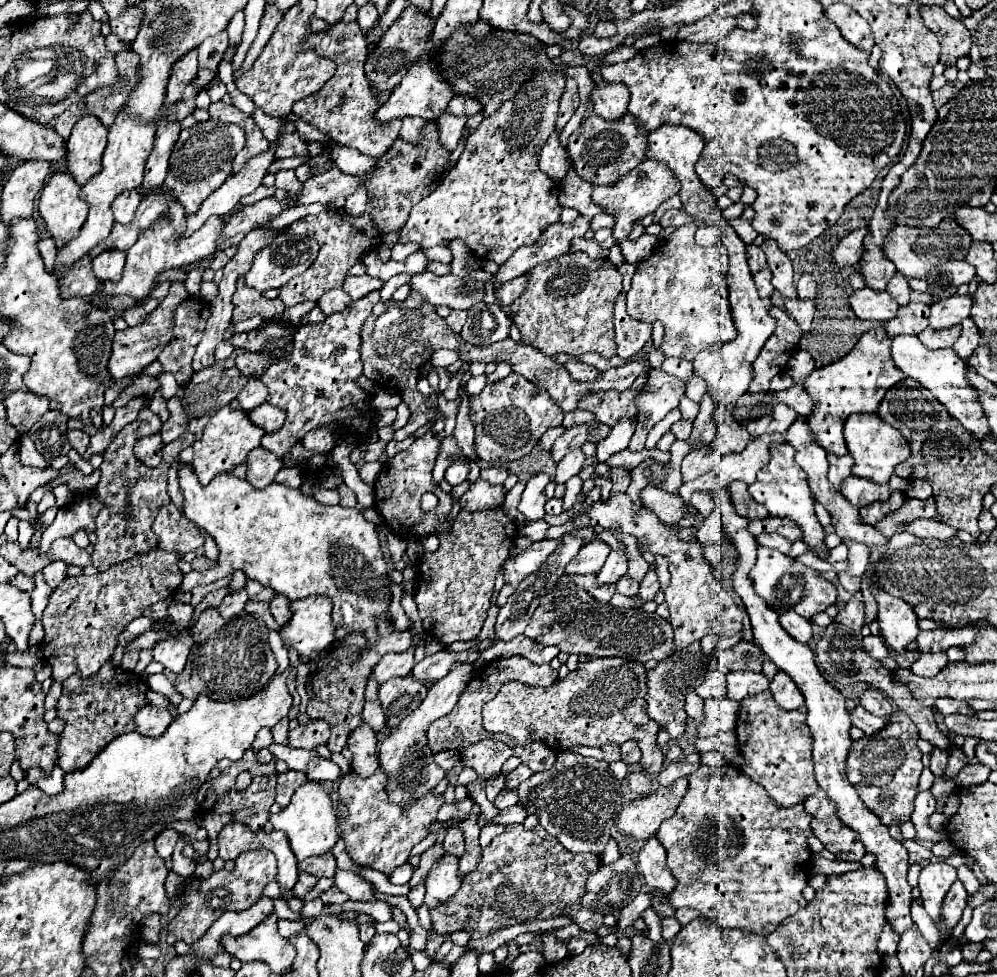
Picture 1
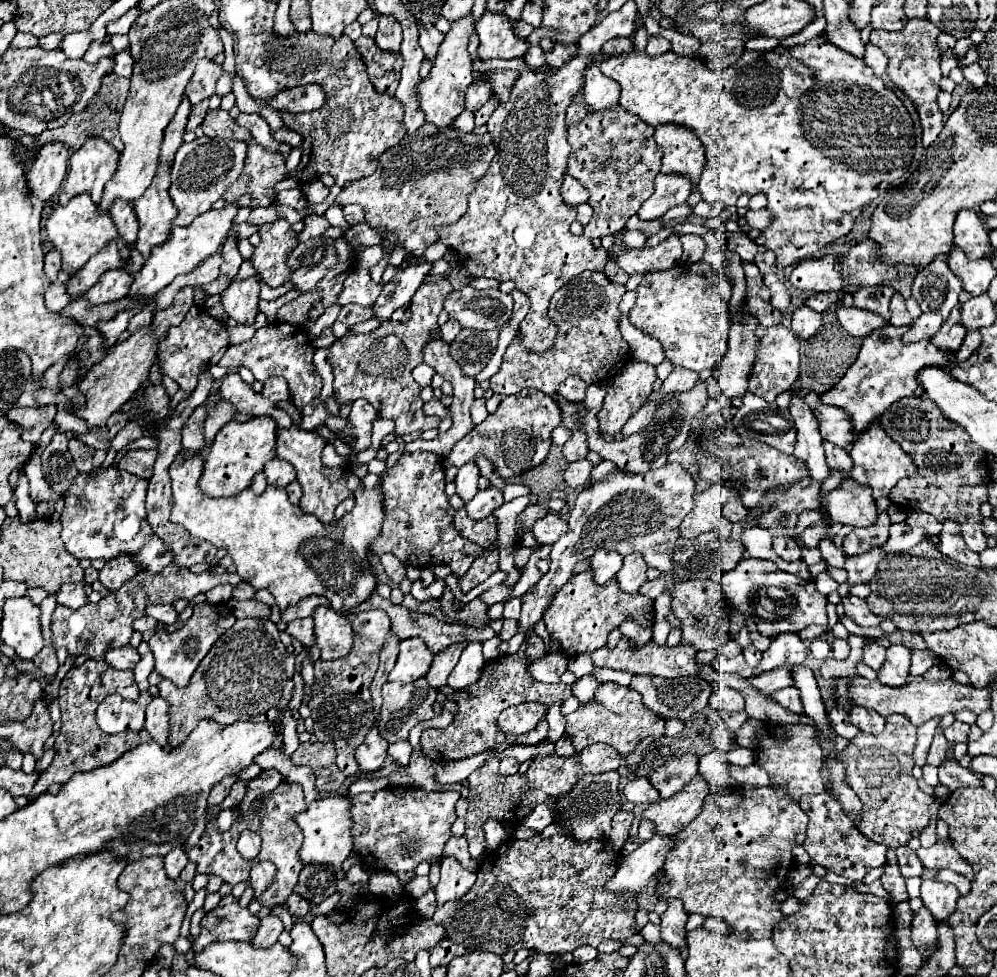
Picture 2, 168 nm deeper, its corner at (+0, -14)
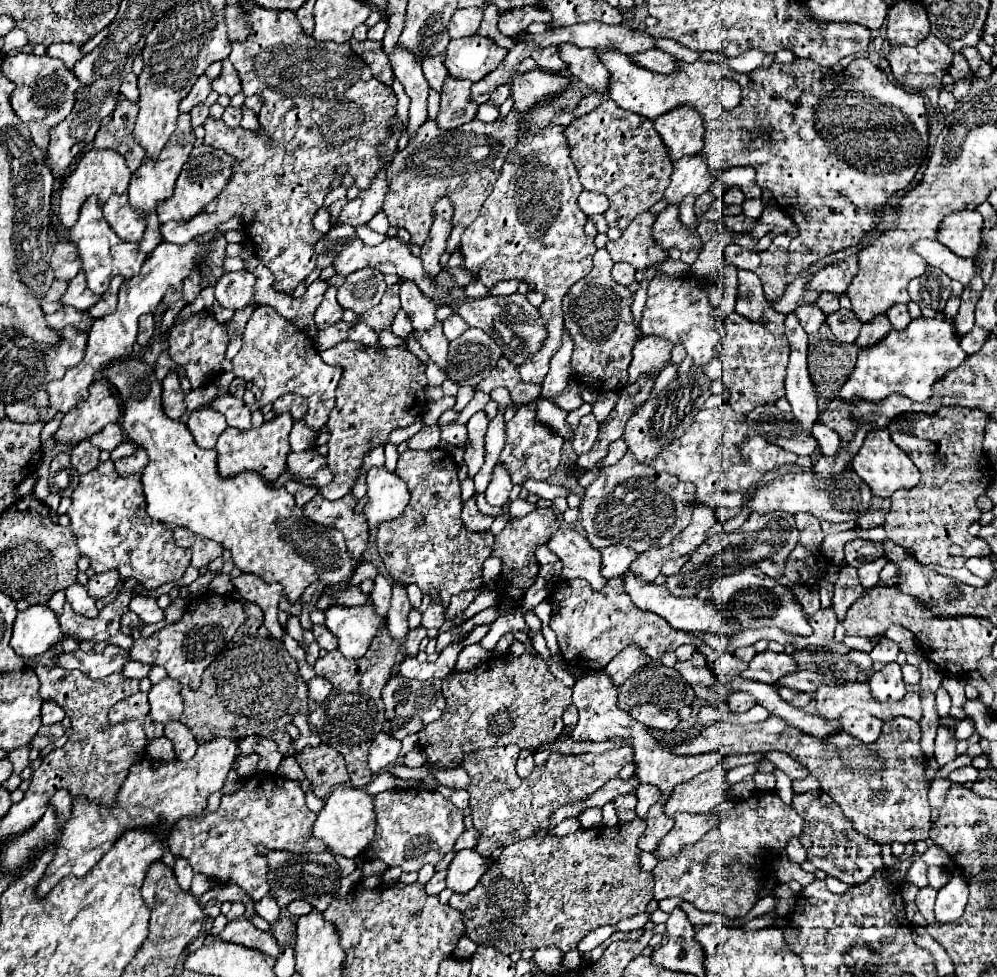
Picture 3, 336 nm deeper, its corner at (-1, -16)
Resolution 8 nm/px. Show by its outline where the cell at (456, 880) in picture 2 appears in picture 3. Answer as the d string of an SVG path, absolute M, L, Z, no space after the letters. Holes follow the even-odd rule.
M460 850L456 852L456 856L452 858L450 866L448 866L448 876L446 876L446 888L450 888L452 892L458 894L466 894L470 892L480 876L488 870L490 860L476 856L476 850Z

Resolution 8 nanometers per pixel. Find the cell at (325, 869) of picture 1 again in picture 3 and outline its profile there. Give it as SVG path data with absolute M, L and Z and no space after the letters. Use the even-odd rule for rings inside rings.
M326 850L322 854L290 854L290 852L268 852L268 882L272 886L272 892L276 896L276 902L280 908L286 908L292 900L306 900L310 902L318 912L322 912L326 906L330 906L336 890L340 888L340 870L334 856Z

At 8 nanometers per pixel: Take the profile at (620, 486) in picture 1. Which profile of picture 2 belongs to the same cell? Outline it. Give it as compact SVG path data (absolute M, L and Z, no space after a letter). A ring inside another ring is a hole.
M697 380L697 384L687 390L687 392L677 392L673 394L673 400L669 402L663 402L657 410L655 410L655 422L651 422L647 428L643 428L641 432L637 434L631 434L631 436L623 436L621 440L613 440L613 442L605 442L601 438L601 432L597 430L597 412L602 409L604 398L607 394L606 386L602 383L591 384L586 391L585 400L583 404L587 406L587 416L583 418L583 430L587 432L587 442L589 442L589 448L593 452L597 452L601 458L607 458L611 462L615 462L617 468L623 468L627 472L633 472L633 474L643 474L647 470L653 470L653 468L661 468L665 466L667 462L667 456L669 452L681 448L689 436L689 430L691 430L691 420L697 412L703 410L703 406L707 404L707 386L705 382Z

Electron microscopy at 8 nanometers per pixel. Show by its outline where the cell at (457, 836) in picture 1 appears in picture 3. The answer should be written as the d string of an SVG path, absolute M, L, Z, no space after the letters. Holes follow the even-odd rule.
M470 828L470 830L462 832L462 836L454 844L454 852L464 850L464 848L474 848L476 846L476 840L478 840L478 830L476 828Z

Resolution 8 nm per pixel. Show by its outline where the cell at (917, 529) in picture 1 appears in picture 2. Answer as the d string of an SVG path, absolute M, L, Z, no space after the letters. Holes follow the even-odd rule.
M951 520L945 522L945 530L941 532L941 544L939 544L939 550L941 554L961 562L961 564L969 564L969 566L981 566L981 560L979 560L979 554L971 552L967 546L965 546L965 540L961 538L961 530L959 526L951 526Z

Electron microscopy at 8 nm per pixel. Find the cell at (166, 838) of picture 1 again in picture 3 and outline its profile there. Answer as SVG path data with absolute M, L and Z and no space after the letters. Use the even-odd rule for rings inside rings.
M176 858L174 874L176 874L176 878L178 878L180 888L182 888L182 890L188 890L188 888L190 888L190 882L192 882L192 876L194 876L190 864L188 864L186 860L182 860L182 858Z

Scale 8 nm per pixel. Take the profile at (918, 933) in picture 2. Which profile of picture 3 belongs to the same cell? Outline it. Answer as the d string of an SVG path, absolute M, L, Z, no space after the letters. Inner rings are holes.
M932 886L922 888L916 896L916 906L928 924L934 922L934 898L936 898L936 890Z

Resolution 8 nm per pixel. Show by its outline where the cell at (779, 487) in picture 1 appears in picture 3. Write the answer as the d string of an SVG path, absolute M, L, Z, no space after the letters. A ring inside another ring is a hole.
M722 402L718 408L700 410L694 418L690 430L674 440L658 460L652 460L652 466L658 472L668 472L678 476L680 480L692 482L696 486L696 500L700 504L718 508L740 508L750 488L768 472L774 468L780 468L784 464L798 464L804 468L812 466L810 456L798 456L792 452L786 452L770 442L766 442L762 436L754 434L748 436L748 427L745 423L738 423L738 418L746 418L730 410L726 402Z

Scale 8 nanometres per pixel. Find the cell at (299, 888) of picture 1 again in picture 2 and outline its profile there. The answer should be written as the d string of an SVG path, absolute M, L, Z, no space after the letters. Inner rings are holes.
M291 894L285 900L285 904L287 904L287 910L291 912L291 916L295 916L295 918L303 918L311 910L311 904L305 902L305 898L301 898L299 894Z

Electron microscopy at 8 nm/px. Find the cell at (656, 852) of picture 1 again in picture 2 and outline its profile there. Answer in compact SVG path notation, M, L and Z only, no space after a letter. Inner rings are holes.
M667 898L669 908L667 912L661 916L661 938L665 944L677 948L677 950L685 950L685 922L687 922L687 914L683 908L683 902L677 898Z

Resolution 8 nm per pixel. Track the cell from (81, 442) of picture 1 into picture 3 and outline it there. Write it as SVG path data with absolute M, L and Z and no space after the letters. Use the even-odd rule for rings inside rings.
M82 440L78 446L74 446L70 450L70 458L72 458L72 466L80 472L80 474L86 474L90 470L94 470L98 466L98 456L100 456L100 450L94 448L90 444L90 440Z

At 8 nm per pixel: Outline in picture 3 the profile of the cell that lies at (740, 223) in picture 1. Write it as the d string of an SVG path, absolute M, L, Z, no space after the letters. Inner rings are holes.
M730 244L726 246L726 260L732 262L738 270L756 270L760 264L760 256L758 252L746 250L738 244Z

